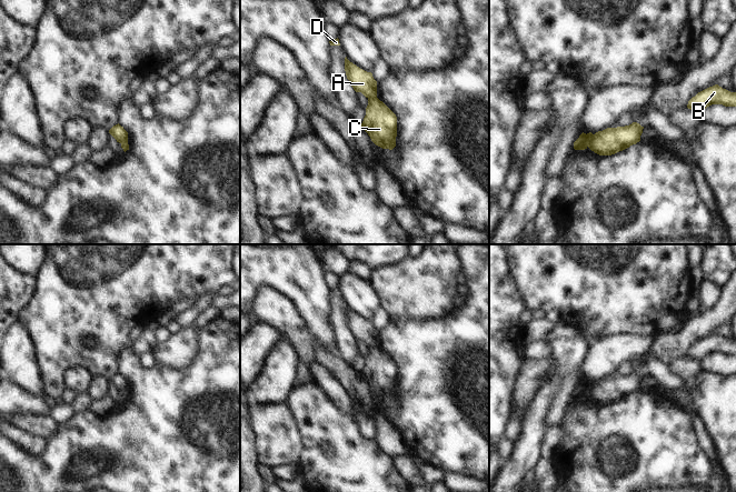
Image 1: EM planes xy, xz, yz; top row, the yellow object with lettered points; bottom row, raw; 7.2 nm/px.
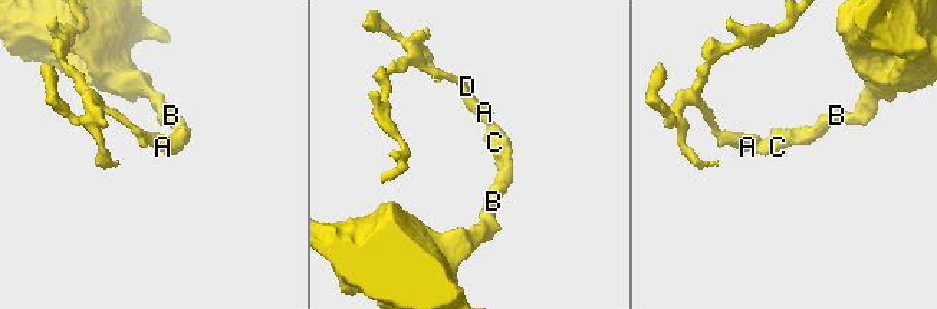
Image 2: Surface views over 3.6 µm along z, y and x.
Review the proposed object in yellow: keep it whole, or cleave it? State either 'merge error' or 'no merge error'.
merge error

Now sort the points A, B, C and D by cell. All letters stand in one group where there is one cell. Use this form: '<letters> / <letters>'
A D / B C

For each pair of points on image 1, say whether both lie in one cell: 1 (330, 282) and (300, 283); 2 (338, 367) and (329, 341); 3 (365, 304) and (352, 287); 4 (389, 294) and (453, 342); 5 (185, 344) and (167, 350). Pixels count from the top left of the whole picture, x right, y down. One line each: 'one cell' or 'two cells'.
1: two cells
2: two cells
3: one cell
4: two cells
5: one cell

